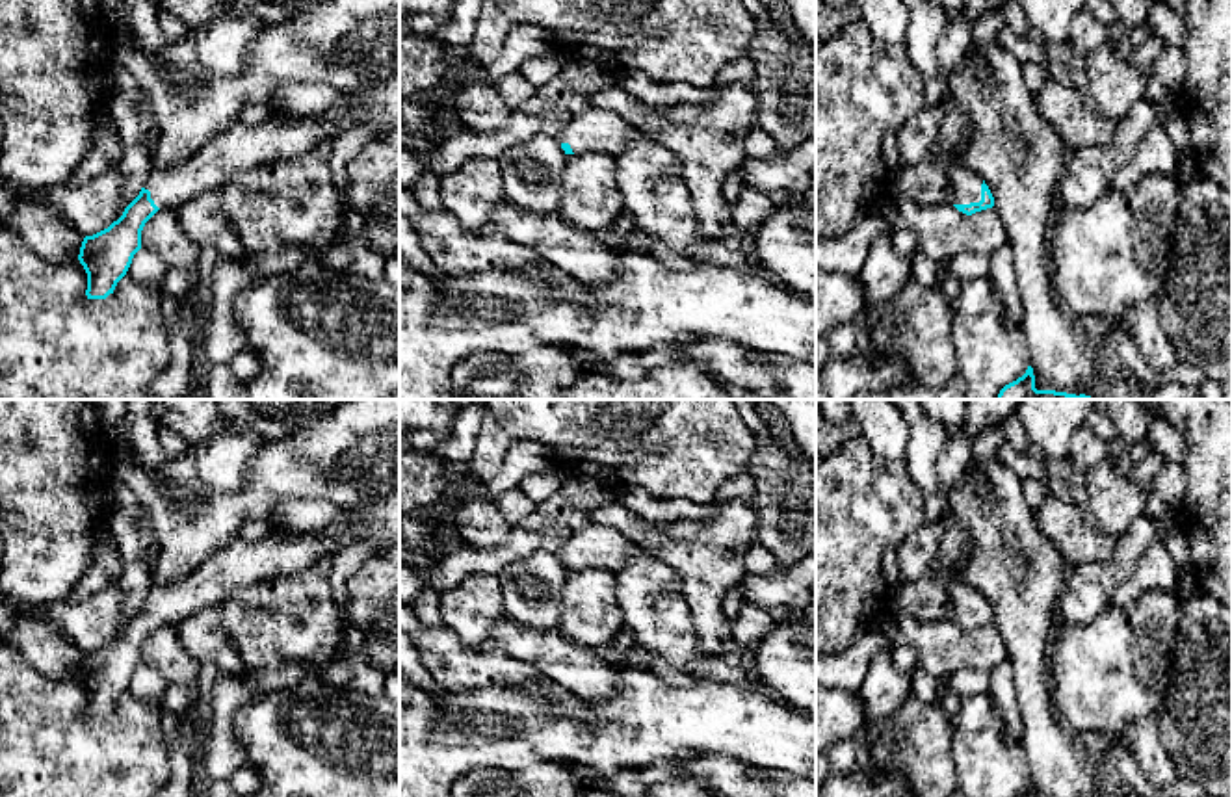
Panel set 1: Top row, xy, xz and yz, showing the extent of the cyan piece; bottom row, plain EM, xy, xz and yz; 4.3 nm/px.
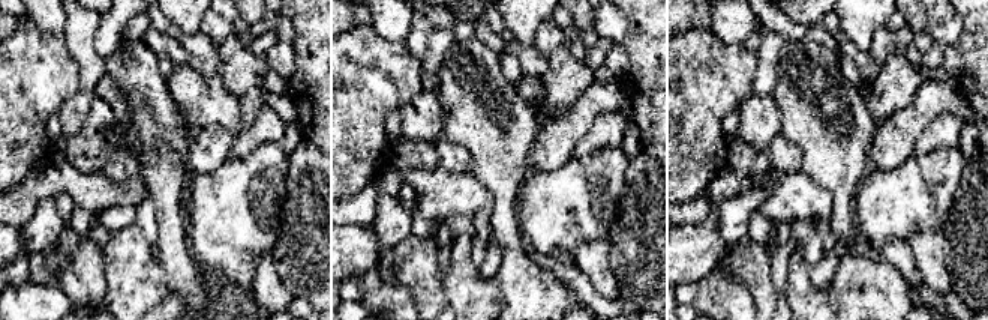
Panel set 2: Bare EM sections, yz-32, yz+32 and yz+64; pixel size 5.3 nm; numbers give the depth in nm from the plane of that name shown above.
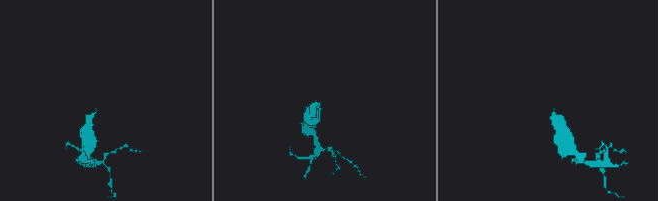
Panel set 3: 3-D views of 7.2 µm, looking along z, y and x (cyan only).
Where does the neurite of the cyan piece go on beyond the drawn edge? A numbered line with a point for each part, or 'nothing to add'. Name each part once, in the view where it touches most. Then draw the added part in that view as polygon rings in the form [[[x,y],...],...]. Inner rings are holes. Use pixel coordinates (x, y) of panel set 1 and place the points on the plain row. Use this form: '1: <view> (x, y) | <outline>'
1: yz (967, 601) | [[[955,580],[951,587],[951,598],[953,598],[951,611],[953,621],[970,621],[981,617],[983,594],[977,589]]]

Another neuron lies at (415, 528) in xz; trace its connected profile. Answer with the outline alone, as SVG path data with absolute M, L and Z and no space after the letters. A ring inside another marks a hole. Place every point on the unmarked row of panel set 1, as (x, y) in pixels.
M442 509L400 513L400 546L411 552L426 550L442 515Z

